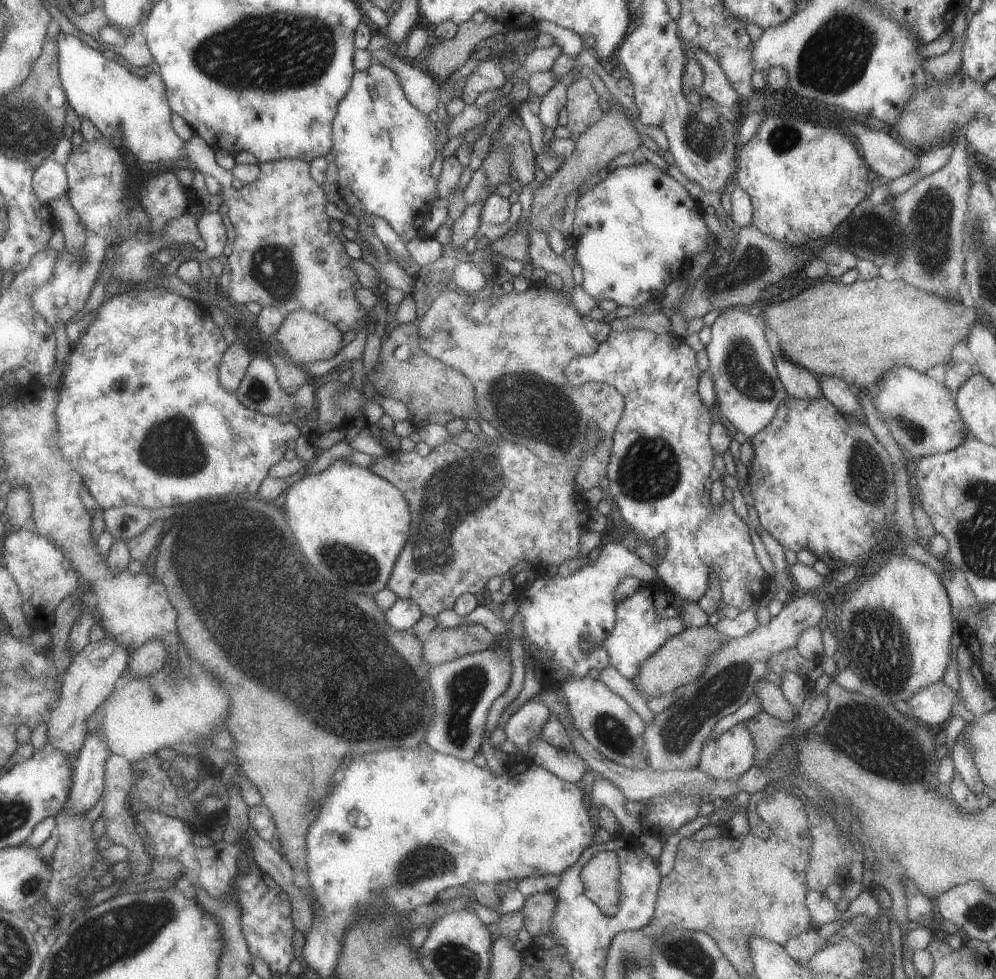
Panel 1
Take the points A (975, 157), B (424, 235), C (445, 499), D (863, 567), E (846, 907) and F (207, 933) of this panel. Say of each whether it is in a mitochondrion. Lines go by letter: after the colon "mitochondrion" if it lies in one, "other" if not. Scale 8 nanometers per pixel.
A: other
B: other
C: mitochondrion
D: other
E: other
F: other

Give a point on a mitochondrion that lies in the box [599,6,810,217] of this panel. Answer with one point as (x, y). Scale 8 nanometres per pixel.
(705, 136)

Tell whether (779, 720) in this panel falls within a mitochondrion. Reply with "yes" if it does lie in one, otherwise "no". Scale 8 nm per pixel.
no

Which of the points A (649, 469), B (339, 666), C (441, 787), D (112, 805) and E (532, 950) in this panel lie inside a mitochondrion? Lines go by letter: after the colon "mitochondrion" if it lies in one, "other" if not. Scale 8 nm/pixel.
A: mitochondrion
B: mitochondrion
C: other
D: other
E: other

